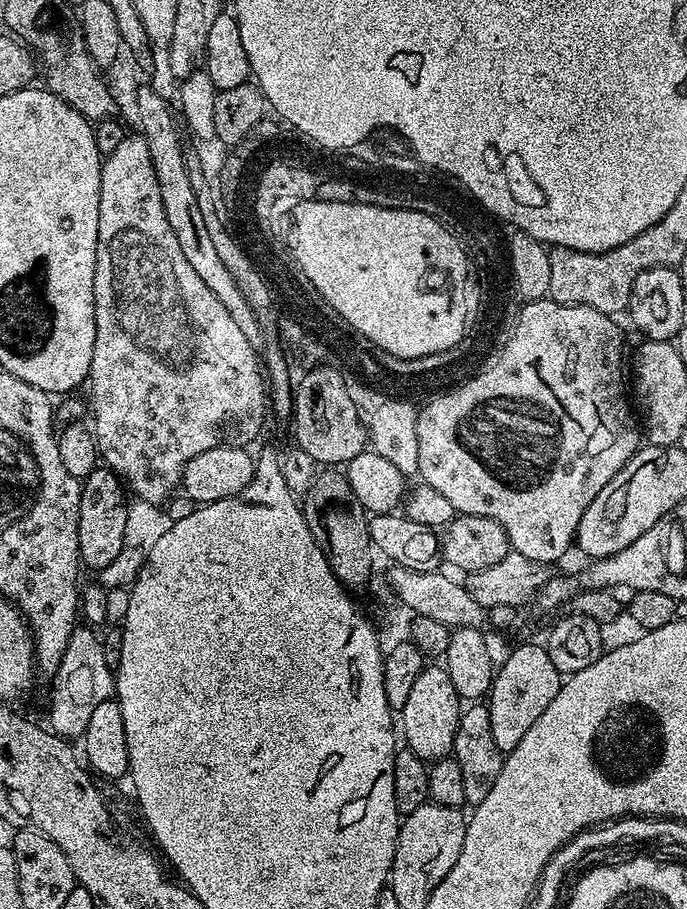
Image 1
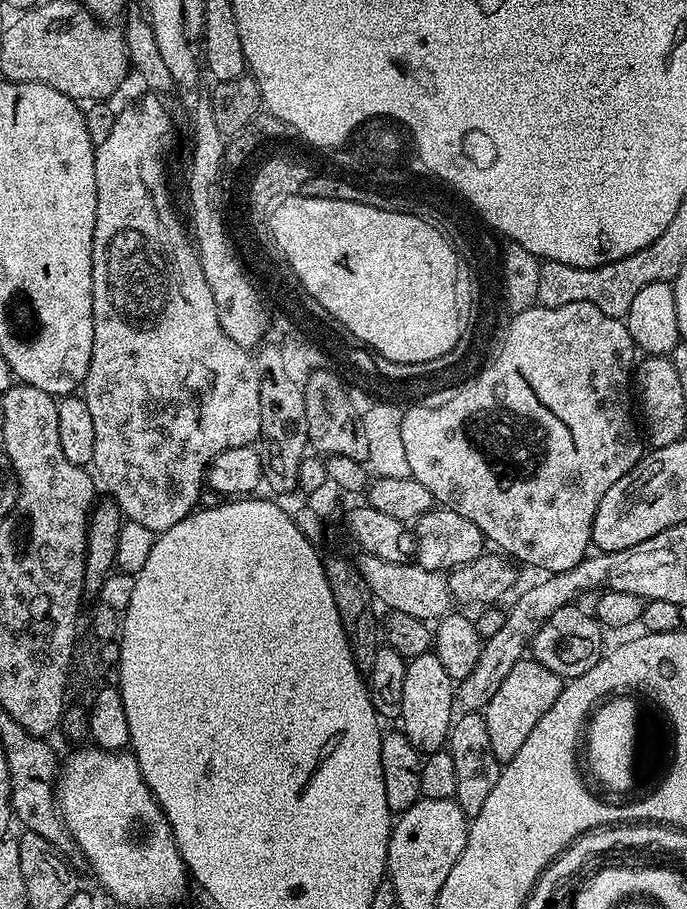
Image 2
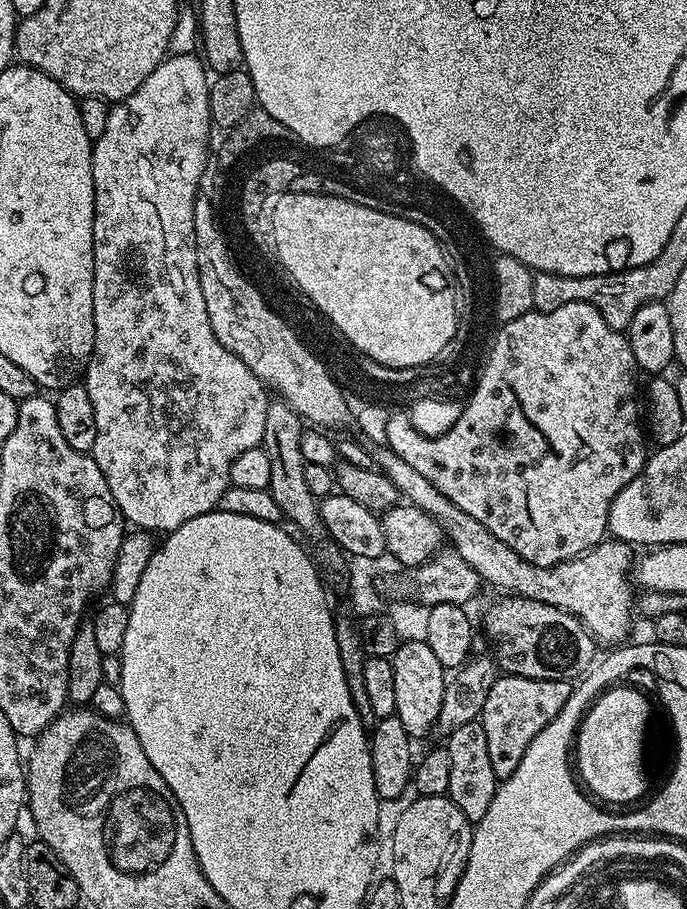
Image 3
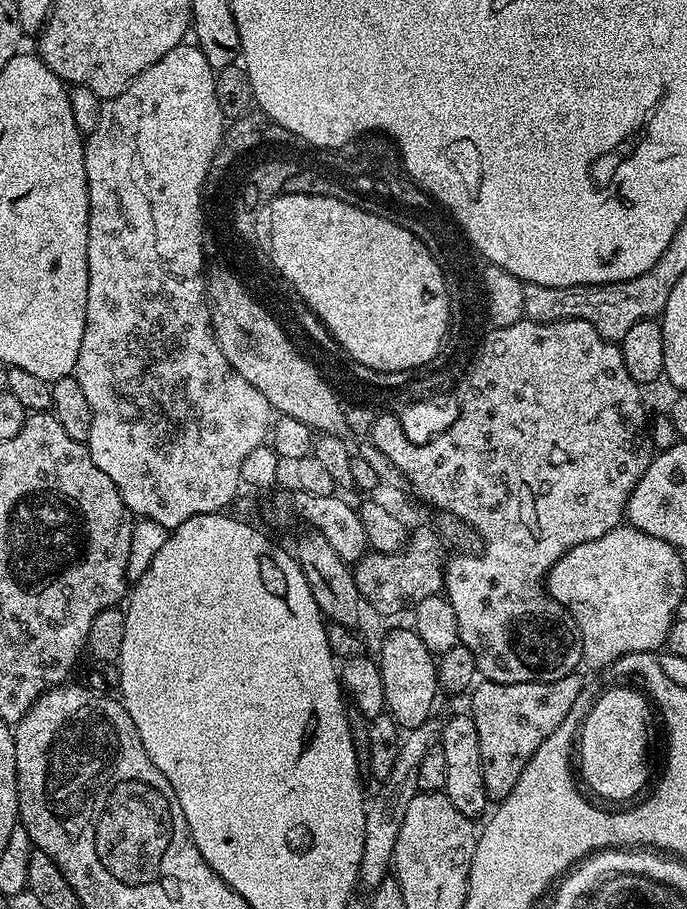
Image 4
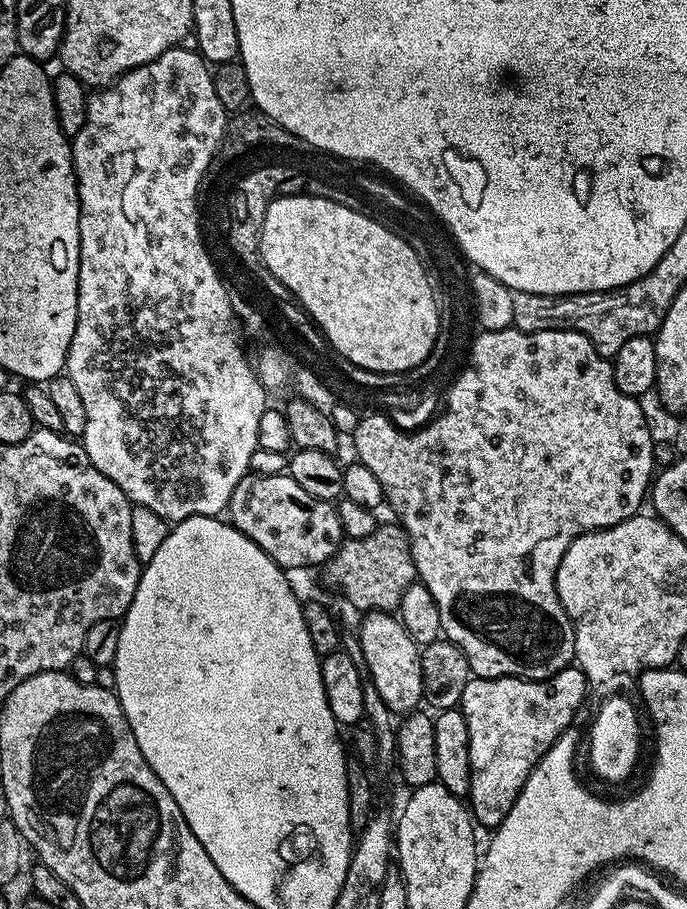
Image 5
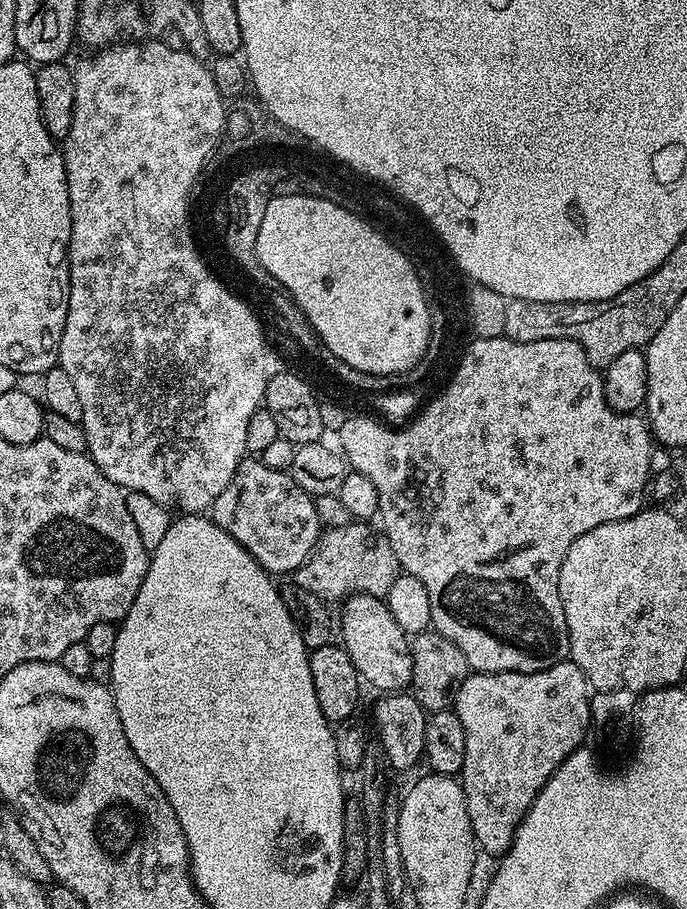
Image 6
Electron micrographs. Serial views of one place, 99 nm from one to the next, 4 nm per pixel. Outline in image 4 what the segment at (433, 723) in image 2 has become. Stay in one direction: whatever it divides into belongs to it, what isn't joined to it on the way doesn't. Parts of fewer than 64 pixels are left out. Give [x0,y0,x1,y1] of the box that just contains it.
[378,627,438,729]

